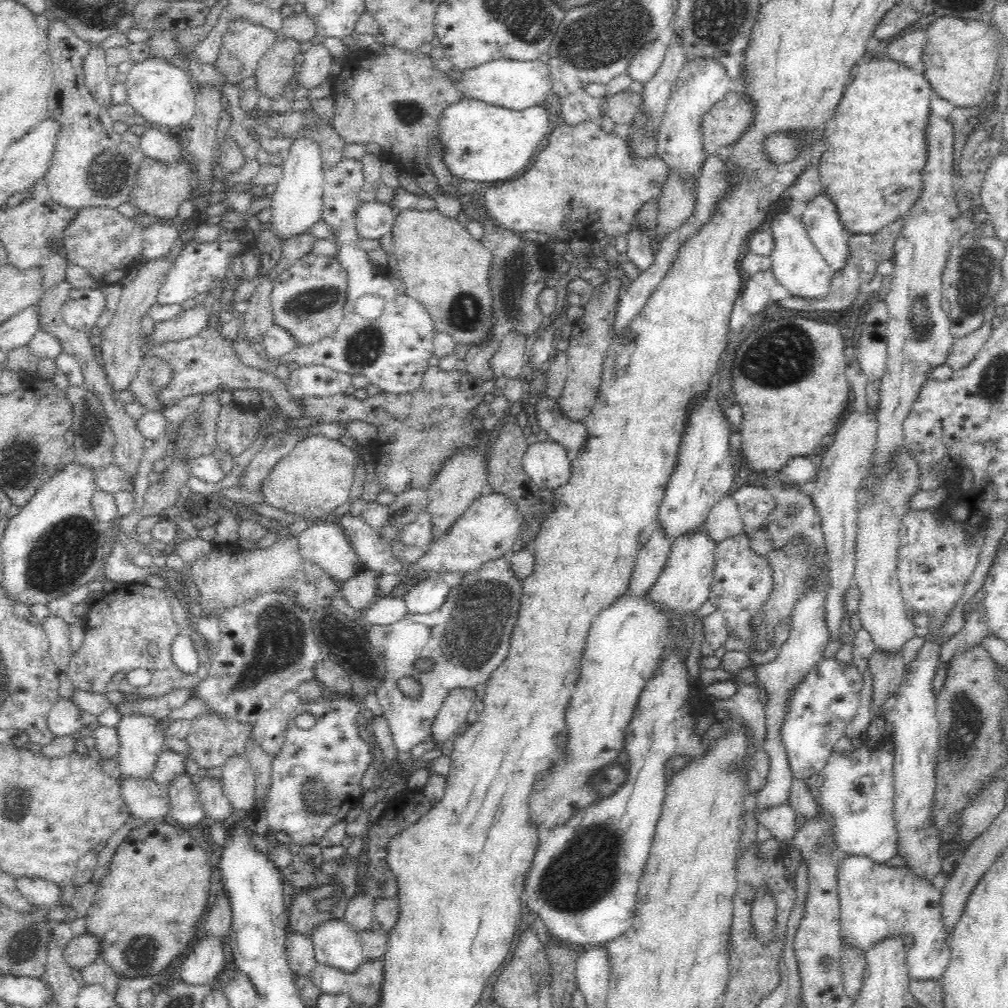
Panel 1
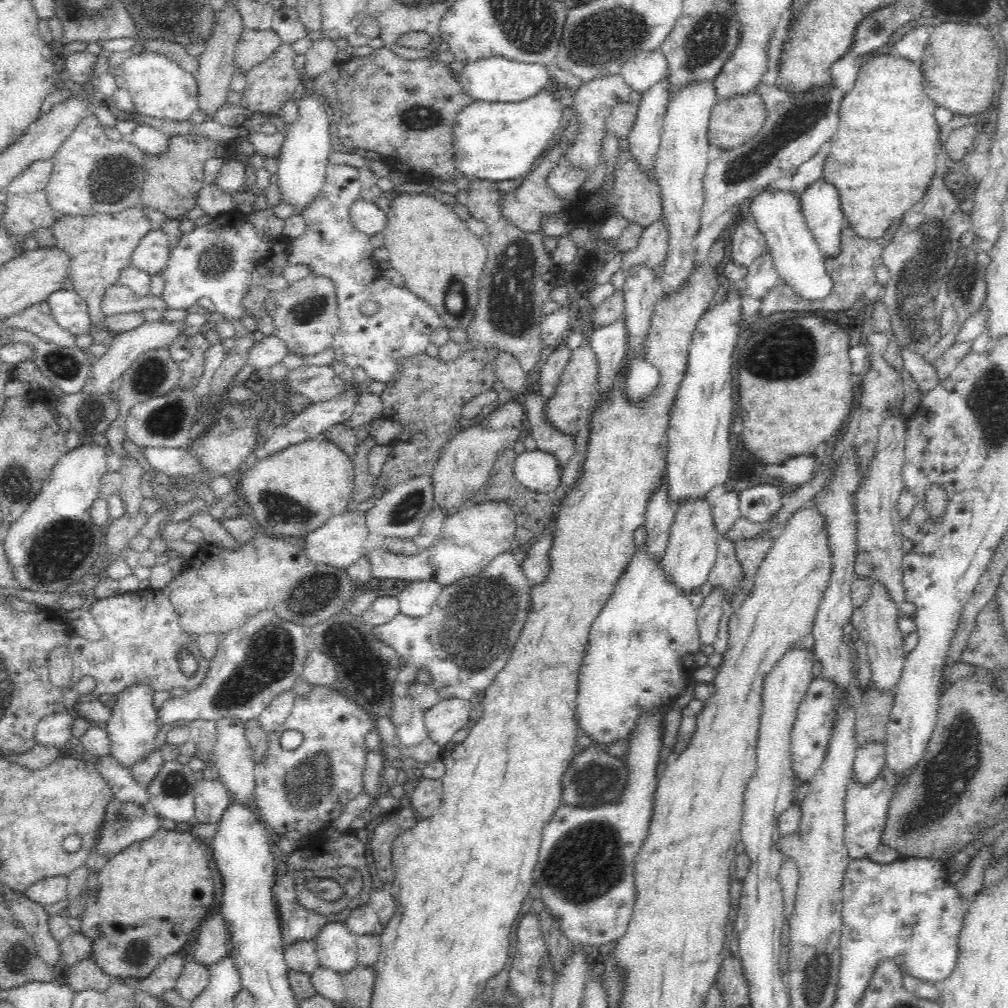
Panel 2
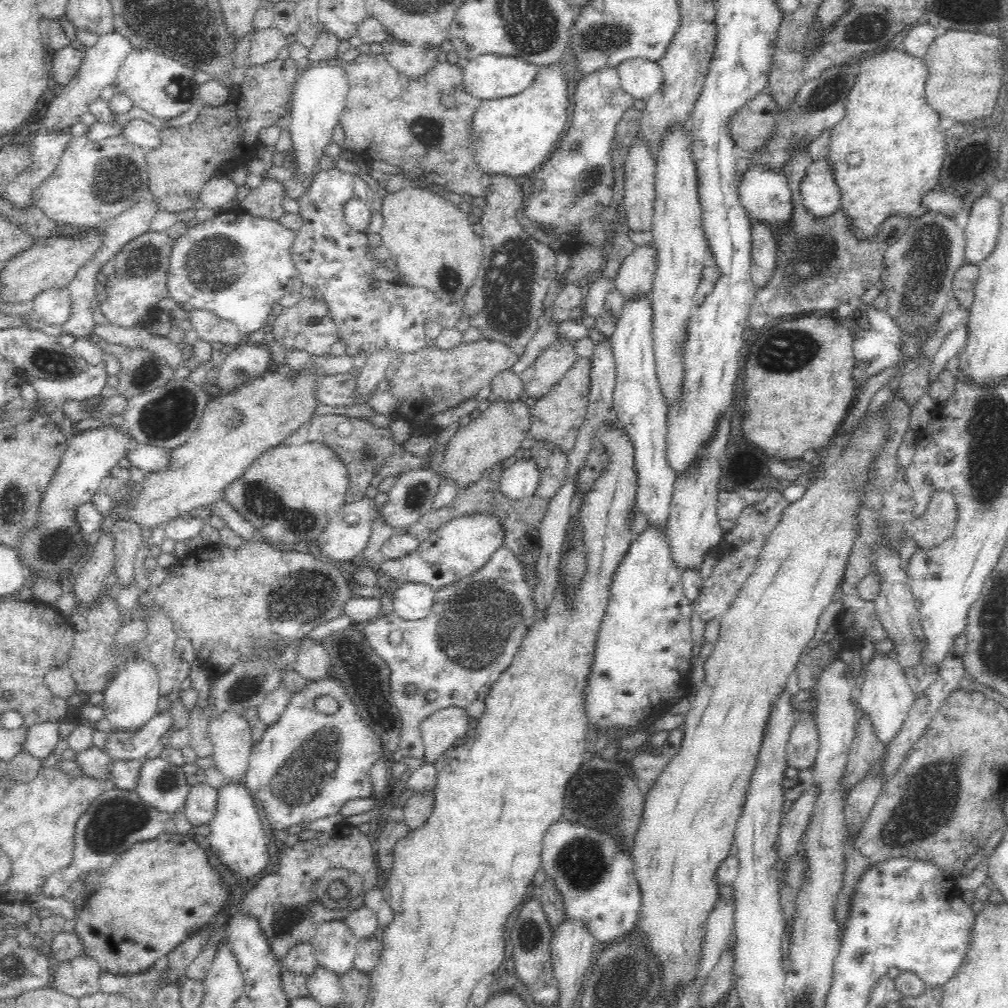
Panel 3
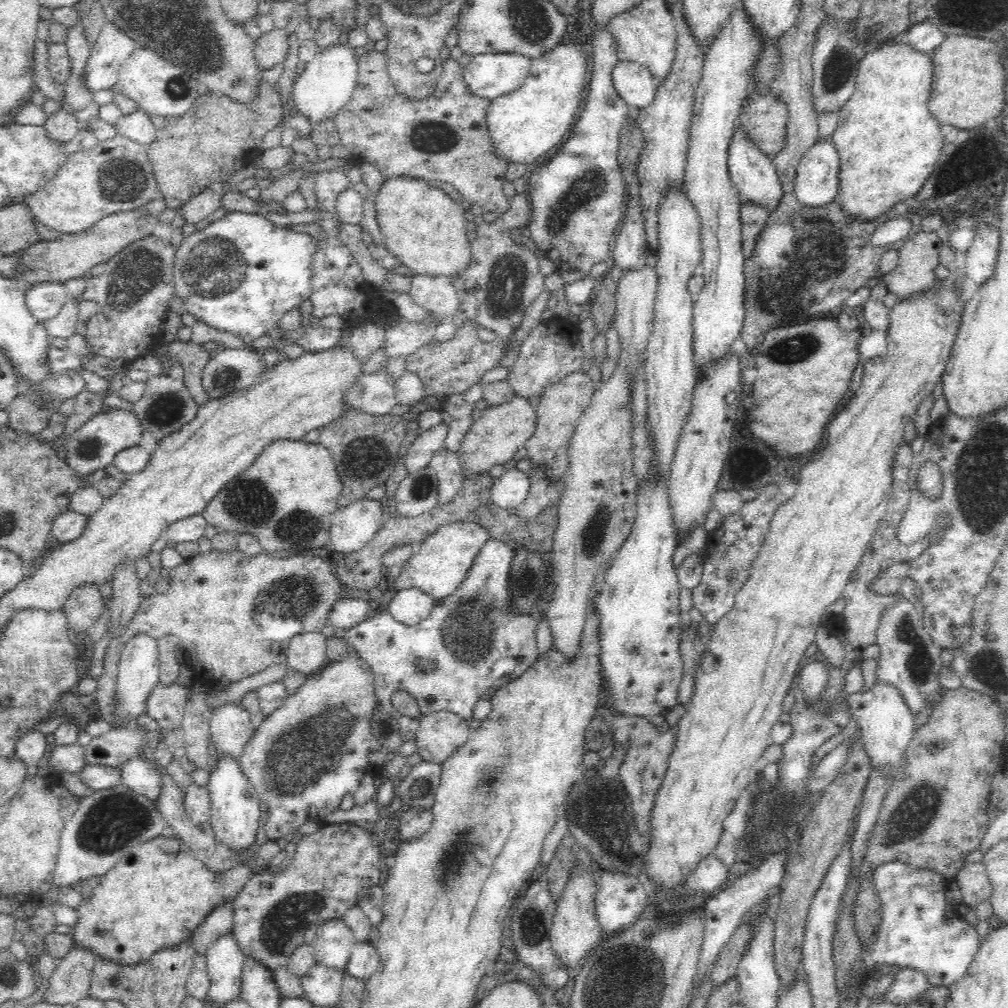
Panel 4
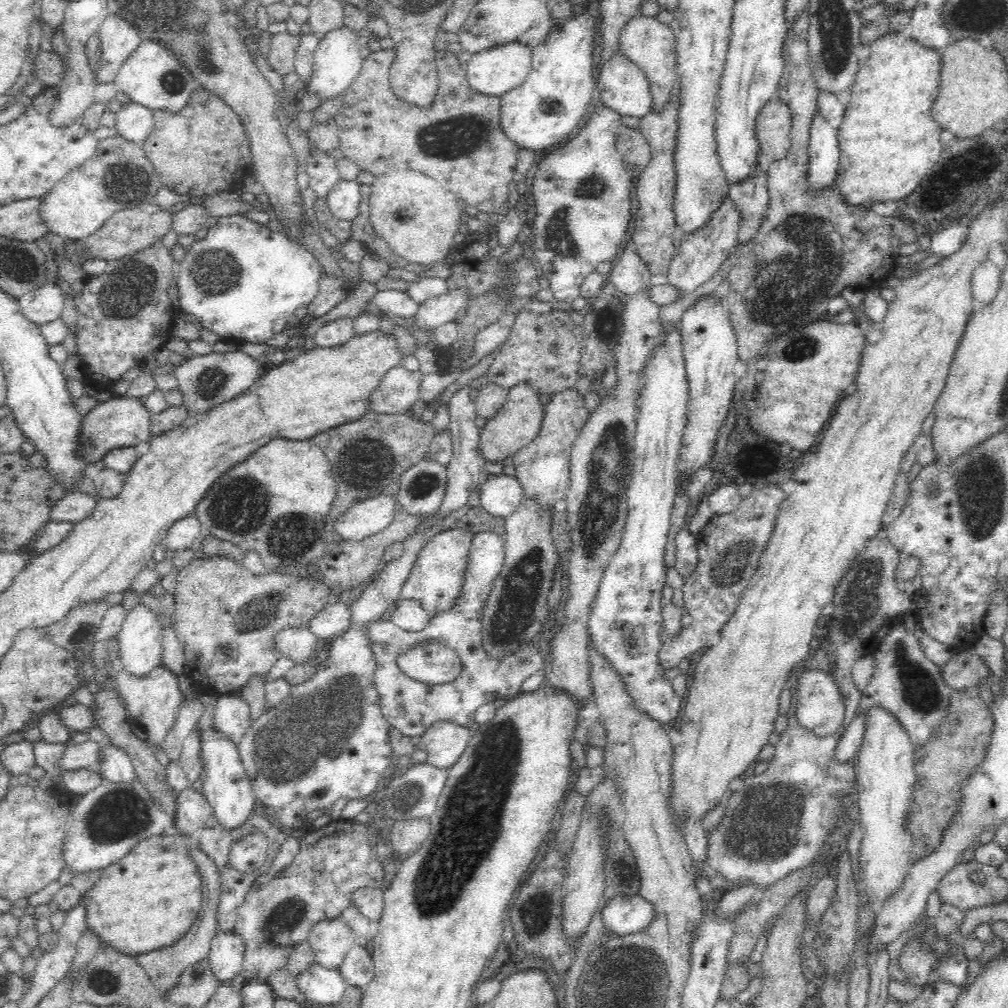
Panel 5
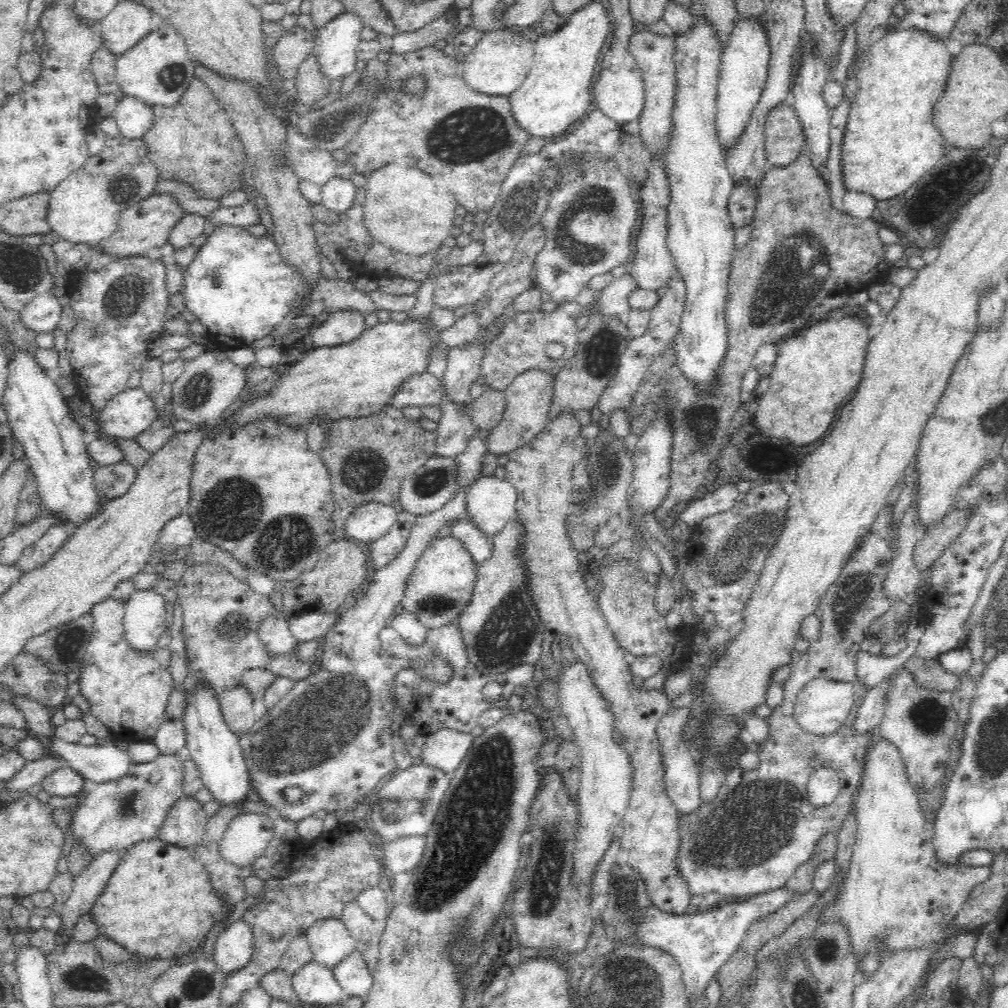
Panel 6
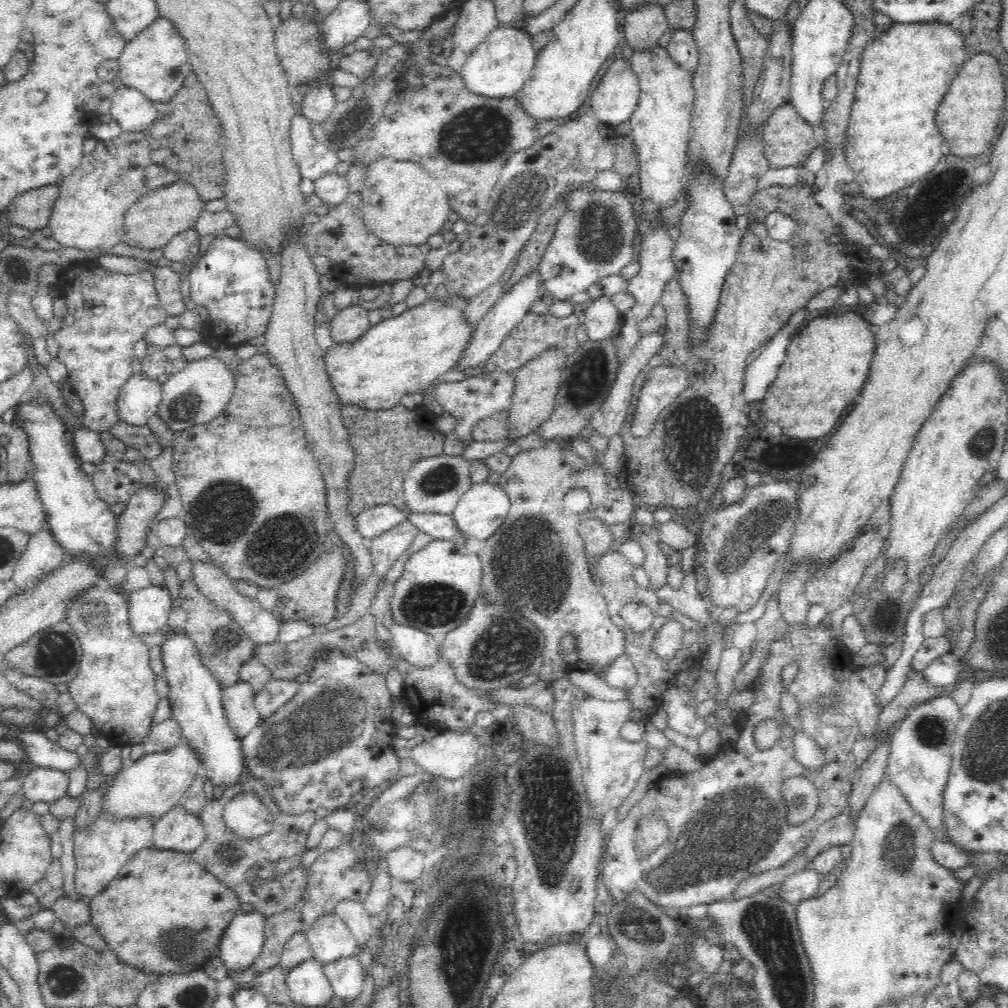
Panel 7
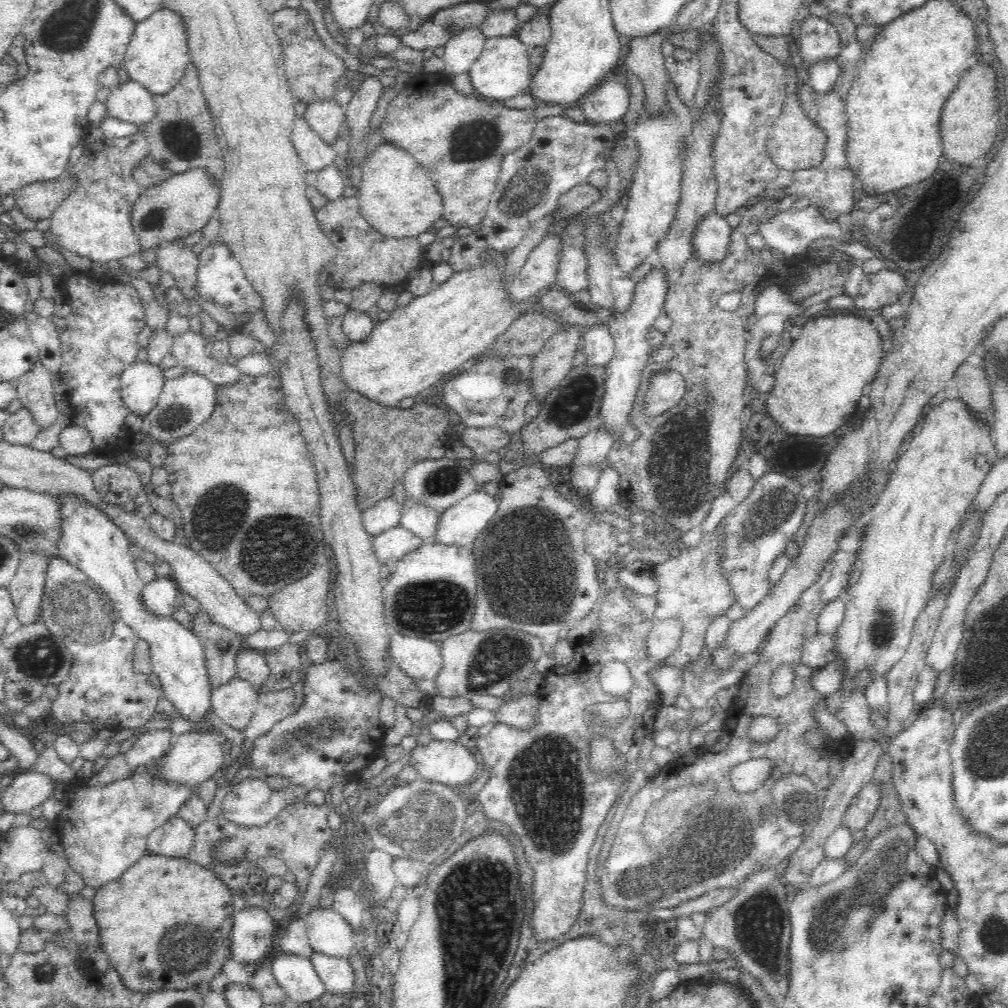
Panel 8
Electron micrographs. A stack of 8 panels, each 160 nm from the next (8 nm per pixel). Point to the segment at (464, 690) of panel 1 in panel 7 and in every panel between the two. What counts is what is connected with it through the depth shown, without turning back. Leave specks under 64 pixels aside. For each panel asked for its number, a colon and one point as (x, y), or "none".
2: (442, 721)
3: (439, 730)
4: (439, 733)
5: (444, 741)
6: (444, 749)
7: (449, 754)

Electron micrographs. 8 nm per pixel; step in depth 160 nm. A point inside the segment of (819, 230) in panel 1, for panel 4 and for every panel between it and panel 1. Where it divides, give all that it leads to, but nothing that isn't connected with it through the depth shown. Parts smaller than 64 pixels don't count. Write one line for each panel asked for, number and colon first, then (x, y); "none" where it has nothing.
2: (820, 204)
3: (820, 195)
4: (817, 182)

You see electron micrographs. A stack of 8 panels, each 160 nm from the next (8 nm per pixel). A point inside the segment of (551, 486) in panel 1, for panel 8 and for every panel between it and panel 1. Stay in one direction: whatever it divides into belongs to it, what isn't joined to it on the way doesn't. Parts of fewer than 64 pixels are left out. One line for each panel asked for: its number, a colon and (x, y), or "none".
2: (539, 470)
3: (521, 479)
4: (511, 488)
5: (500, 495)
6: (491, 502)
7: (482, 511)
8: (461, 524)

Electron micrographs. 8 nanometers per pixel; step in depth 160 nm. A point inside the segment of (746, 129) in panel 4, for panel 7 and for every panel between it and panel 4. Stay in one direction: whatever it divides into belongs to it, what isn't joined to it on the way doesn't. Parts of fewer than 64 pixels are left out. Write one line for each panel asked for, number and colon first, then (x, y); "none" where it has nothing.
5: (772, 129)
6: (784, 138)
7: (788, 140)

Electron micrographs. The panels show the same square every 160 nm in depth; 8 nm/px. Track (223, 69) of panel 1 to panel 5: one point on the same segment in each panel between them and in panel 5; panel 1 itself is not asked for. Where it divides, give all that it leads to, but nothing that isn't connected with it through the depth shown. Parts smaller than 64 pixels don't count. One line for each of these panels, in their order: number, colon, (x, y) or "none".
2: (254, 46)
3: (266, 44)
4: (271, 49)
5: (281, 55)

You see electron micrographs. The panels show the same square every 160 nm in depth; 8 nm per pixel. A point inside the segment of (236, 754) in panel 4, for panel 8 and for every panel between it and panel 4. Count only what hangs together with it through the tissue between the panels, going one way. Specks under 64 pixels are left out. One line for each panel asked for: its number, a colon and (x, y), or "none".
5: (231, 715)
6: (236, 705)
7: (238, 701)
8: (234, 703)

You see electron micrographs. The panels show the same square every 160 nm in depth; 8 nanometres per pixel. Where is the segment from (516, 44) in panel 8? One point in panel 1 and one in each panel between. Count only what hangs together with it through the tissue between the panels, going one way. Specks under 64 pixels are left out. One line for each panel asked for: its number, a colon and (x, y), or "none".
1: (515, 84)
2: (496, 79)
3: (490, 76)
4: (489, 76)
5: (493, 72)
6: (500, 63)
7: (498, 67)

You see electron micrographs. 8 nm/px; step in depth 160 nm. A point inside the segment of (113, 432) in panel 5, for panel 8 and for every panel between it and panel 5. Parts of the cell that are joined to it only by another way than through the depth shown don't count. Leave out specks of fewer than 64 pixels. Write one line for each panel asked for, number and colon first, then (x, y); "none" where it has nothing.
6: (127, 415)
7: (138, 399)
8: (141, 384)

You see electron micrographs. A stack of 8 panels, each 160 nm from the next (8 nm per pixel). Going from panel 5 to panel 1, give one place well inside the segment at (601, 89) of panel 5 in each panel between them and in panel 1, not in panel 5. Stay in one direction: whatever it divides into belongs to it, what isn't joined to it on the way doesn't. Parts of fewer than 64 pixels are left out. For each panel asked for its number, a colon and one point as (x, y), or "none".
1: (647, 61)
2: (647, 68)
3: (640, 77)
4: (636, 84)

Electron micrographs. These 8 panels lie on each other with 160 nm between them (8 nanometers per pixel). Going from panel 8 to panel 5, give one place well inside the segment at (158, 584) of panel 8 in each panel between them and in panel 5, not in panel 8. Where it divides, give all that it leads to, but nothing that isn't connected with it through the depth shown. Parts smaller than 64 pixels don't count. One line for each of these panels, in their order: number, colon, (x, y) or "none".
5: (140, 639)
6: (143, 621)
7: (149, 609)

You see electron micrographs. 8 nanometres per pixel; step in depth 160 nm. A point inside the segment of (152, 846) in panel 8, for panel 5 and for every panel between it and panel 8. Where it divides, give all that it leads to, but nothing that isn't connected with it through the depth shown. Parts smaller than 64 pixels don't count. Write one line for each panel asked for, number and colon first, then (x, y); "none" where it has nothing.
5: (193, 811)
6: (185, 825)
7: (181, 830)

